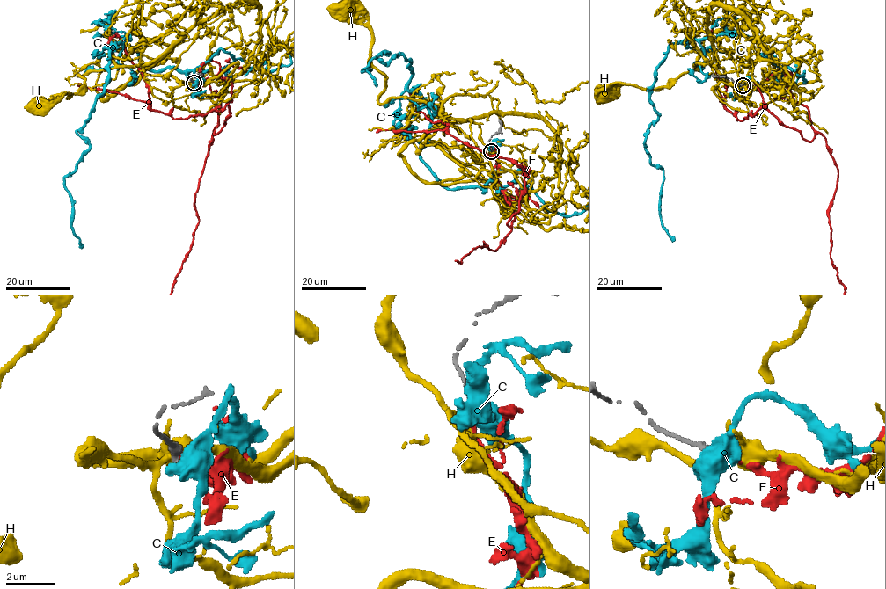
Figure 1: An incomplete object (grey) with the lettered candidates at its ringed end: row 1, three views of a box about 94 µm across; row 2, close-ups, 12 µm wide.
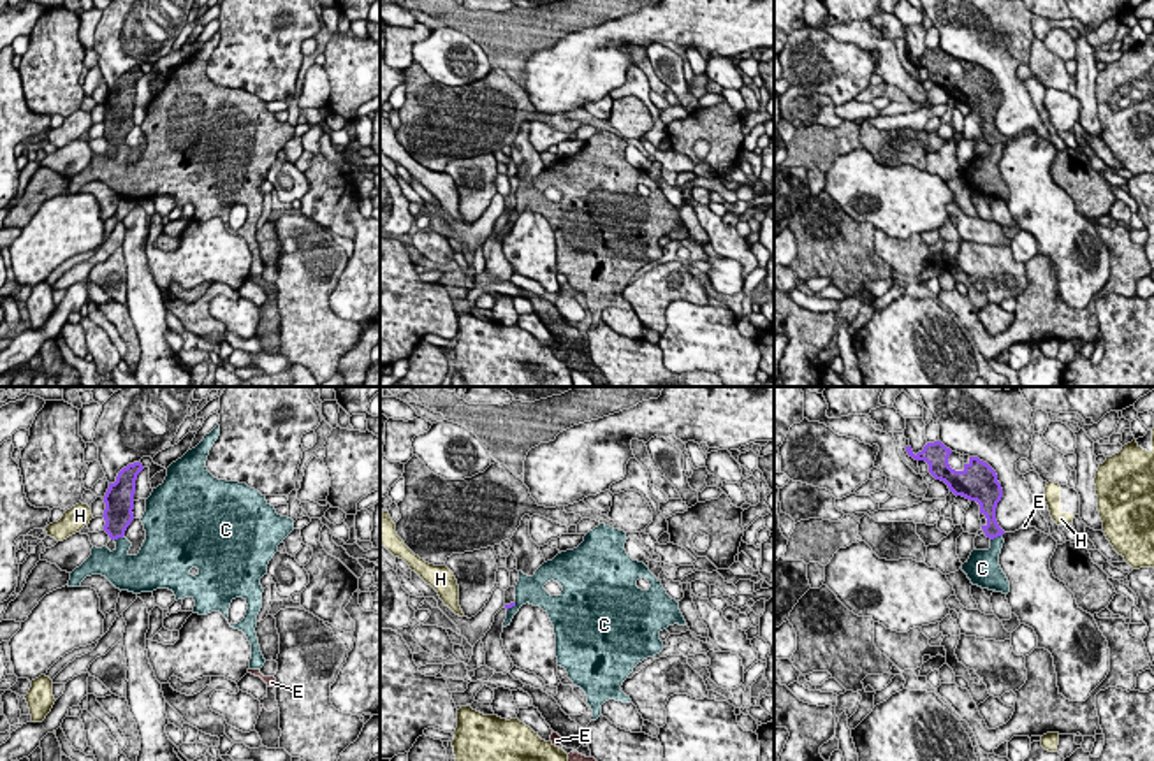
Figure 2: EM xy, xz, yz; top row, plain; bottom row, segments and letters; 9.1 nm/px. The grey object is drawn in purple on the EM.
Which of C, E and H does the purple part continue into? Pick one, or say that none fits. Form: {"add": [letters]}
{"add": ["E"]}

